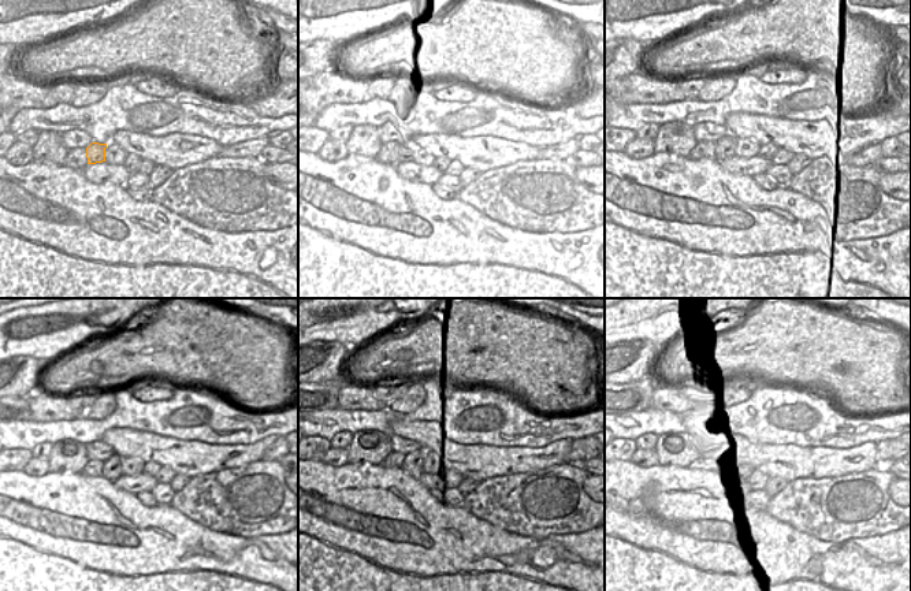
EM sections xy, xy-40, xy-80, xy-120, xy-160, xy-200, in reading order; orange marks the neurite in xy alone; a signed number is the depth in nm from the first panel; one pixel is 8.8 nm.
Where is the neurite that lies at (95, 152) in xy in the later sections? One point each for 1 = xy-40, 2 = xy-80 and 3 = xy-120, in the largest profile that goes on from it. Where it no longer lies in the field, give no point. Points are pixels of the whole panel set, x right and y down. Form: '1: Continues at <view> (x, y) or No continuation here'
1: Continues at xy-40 (404, 149)
2: Continues at xy-80 (717, 152)
3: Continues at xy-120 (111, 461).

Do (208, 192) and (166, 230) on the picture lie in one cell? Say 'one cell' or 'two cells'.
two cells

